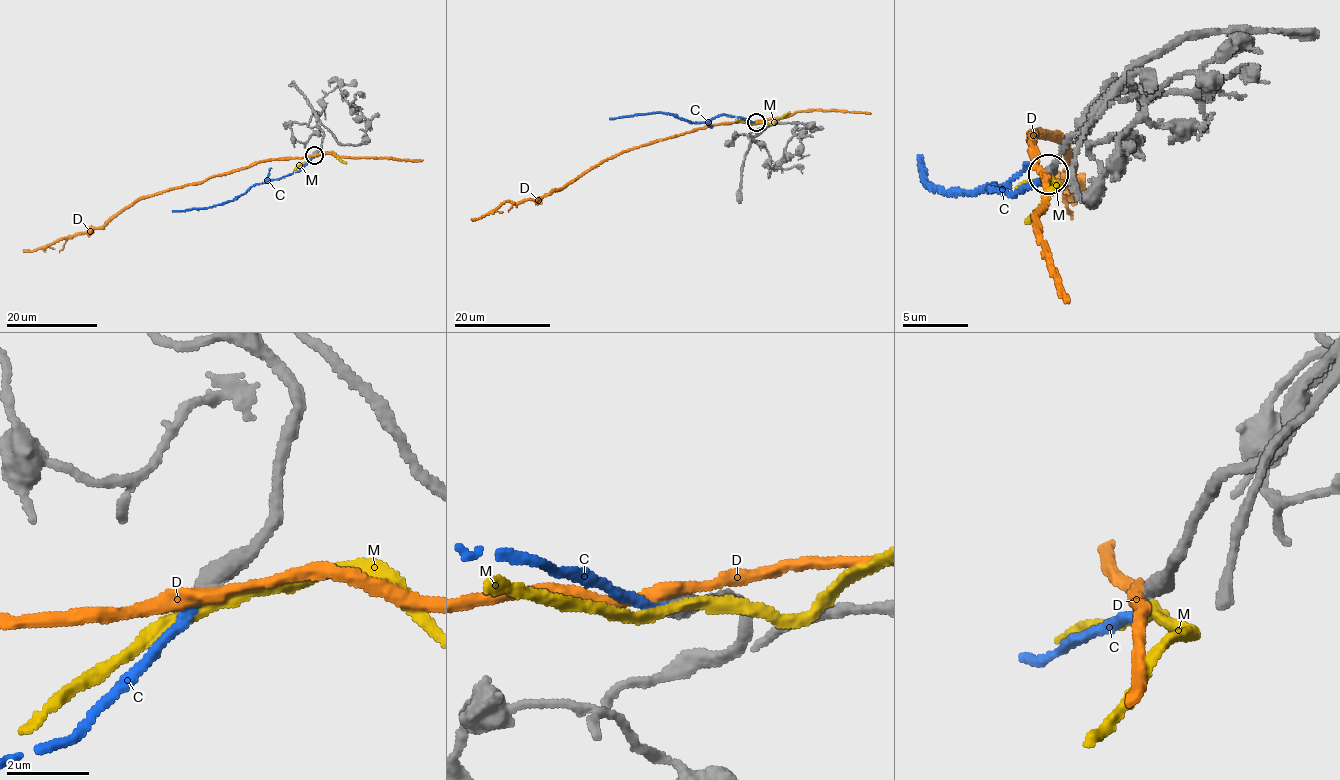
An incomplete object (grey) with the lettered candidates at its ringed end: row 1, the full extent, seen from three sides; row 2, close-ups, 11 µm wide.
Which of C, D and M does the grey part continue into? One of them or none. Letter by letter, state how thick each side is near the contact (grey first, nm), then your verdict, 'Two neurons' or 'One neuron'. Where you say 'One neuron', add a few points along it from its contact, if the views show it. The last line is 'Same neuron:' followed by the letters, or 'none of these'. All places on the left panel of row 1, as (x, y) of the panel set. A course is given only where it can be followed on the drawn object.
C: Thickness 460 nm (grey) against 240 nm. One neuron. Its course: (313, 156), (296, 172), (255, 183), (232, 201), (172, 211)
D: Thickness 500 nm (grey) against 300 nm. Two neurons
M: Thickness 480 nm (grey) against 280 nm. Two neurons
Same neuron: C

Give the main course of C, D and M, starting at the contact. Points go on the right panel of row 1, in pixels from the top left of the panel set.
C: (1047, 176), (1007, 194), (990, 187), (998, 190), (995, 182), (947, 194), (941, 188), (933, 191), (921, 158)
D: (1047, 174), (1029, 130), (1058, 132), (1070, 183), (1056, 175), (1077, 189), (1077, 177)
M: (1047, 177), (1057, 188), (1026, 223)

